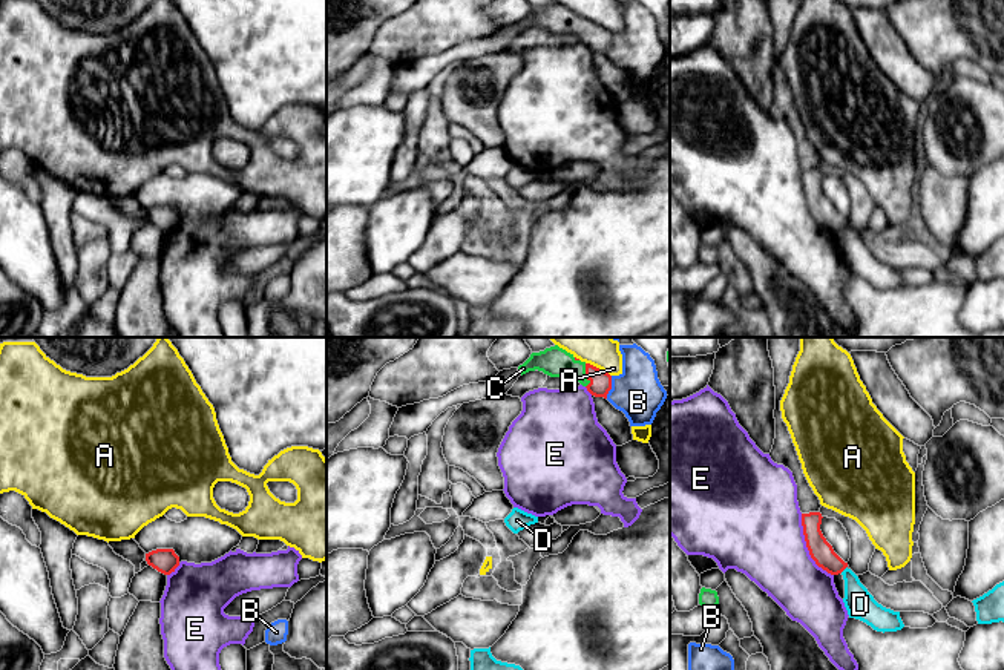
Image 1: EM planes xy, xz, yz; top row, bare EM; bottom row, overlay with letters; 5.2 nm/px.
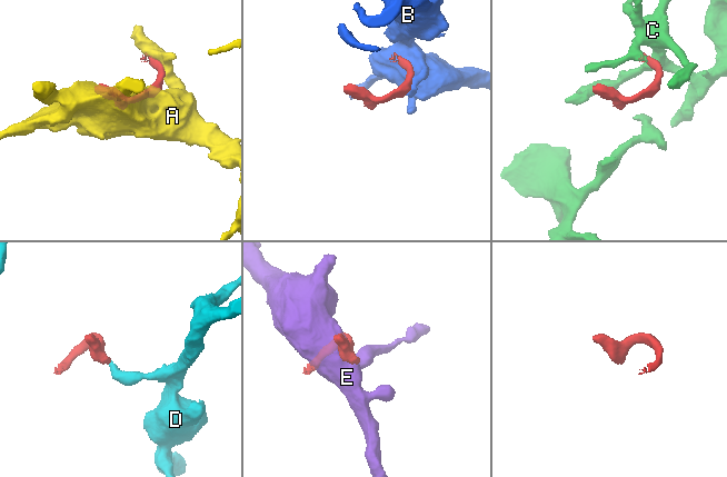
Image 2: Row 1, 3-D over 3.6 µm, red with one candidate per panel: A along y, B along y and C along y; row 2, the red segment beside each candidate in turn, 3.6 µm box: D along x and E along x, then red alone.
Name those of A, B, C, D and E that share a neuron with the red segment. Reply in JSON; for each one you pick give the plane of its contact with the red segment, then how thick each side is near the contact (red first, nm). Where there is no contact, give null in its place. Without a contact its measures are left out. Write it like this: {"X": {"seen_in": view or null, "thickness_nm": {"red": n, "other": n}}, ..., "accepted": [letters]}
{"C": {"seen_in": "xz", "thickness_nm": {"red": 120, "other": 160}}, "accepted": ["C"]}

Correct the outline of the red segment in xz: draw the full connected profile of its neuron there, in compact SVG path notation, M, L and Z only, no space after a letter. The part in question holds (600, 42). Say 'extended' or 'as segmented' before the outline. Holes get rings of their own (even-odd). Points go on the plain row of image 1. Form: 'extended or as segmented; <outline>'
extended; M558 2L532 9L518 25L503 26L494 35L463 41L443 54L399 64L389 84L389 94L399 92L408 97L423 90L432 78L448 64L506 51L520 32L529 28L543 28L550 34L575 34L595 54L607 55L612 46L612 32L590 20L581 18Z

